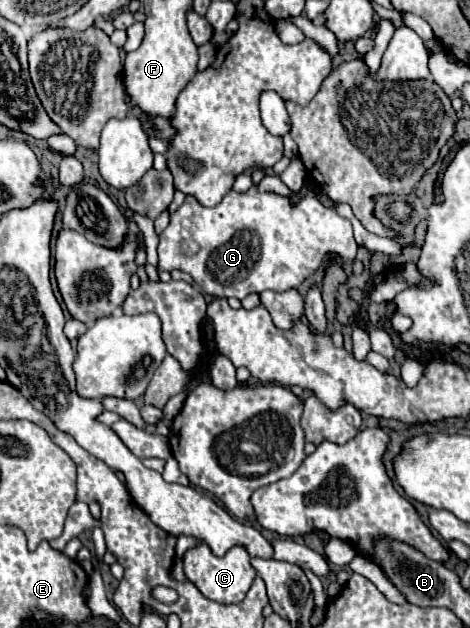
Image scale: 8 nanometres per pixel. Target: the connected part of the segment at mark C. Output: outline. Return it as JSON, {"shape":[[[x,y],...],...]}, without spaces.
{"shape":[[[200,543],[184,553],[184,573],[186,573],[188,581],[192,581],[206,599],[212,599],[212,601],[224,603],[224,605],[242,601],[256,577],[256,571],[250,565],[250,555],[244,547],[232,547],[224,557],[216,557],[216,555],[212,555],[212,551],[206,543]]]}

